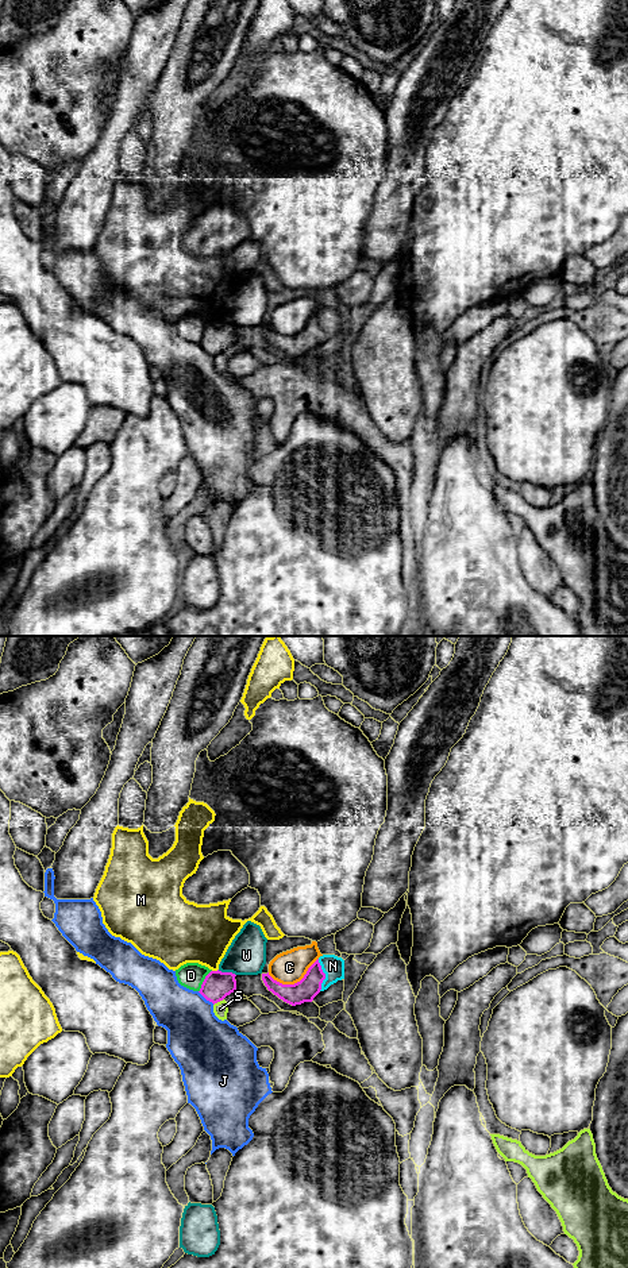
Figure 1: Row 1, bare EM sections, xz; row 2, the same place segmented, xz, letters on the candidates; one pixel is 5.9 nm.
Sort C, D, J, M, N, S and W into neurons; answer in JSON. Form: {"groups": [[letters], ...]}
{"groups": [["C"], ["D"], ["J"], ["M"], ["N"], ["S"], ["W"]]}

